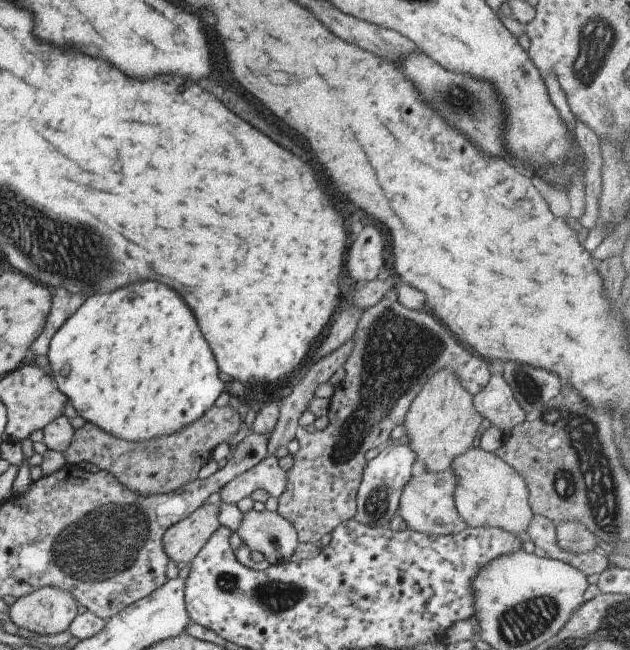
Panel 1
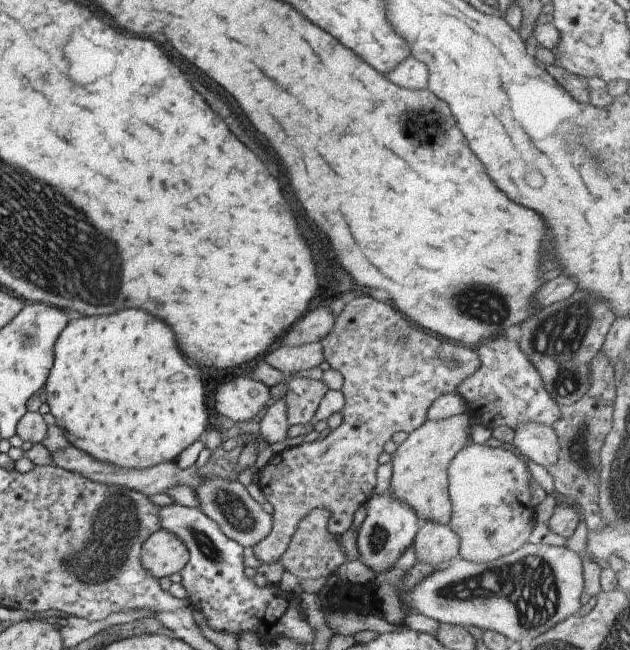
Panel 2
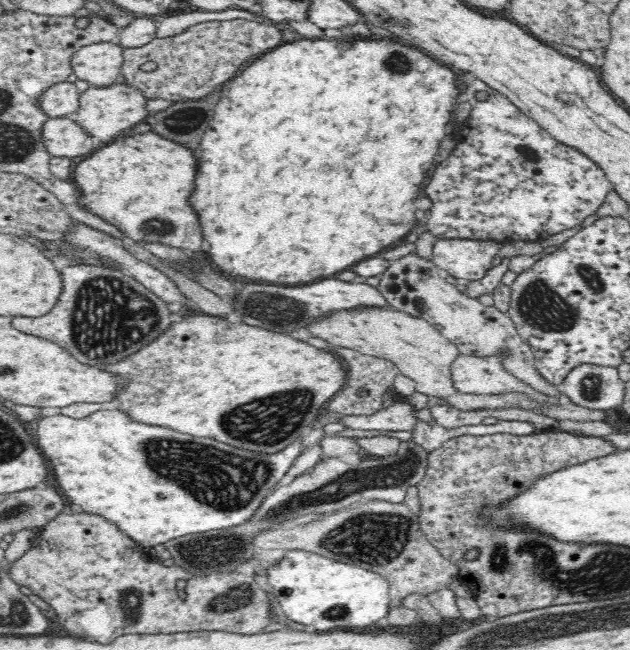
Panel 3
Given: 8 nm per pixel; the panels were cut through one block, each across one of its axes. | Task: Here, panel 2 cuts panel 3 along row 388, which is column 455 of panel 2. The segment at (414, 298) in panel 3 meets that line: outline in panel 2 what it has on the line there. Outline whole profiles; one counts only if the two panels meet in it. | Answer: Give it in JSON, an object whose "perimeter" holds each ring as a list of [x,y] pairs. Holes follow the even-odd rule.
{"perimeter":[[[422,520],[414,538],[416,558],[442,568],[459,555],[458,534],[448,524]]]}

